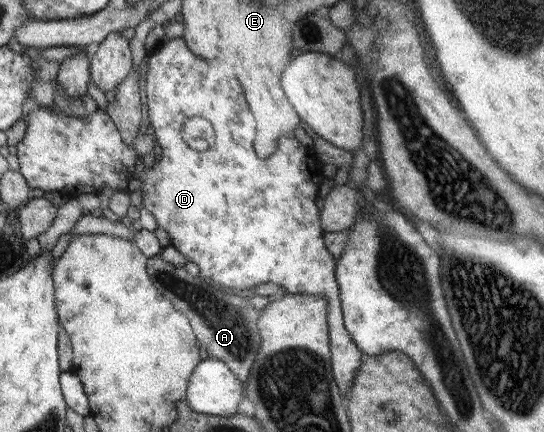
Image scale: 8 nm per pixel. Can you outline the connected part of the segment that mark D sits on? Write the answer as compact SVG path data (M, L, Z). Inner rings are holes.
M164 39L154 50L150 51L146 57L145 64L147 70L145 72L145 96L146 96L146 112L149 114L150 131L154 133L155 140L159 143L159 148L162 149L159 152L159 161L150 167L144 169L142 165L142 159L139 154L136 154L133 148L128 148L126 144L123 144L121 137L118 135L117 129L114 127L112 120L106 115L105 112L96 109L89 116L83 117L69 117L66 114L60 112L60 110L54 110L53 113L50 109L40 107L37 111L30 112L26 118L28 119L29 125L26 127L24 137L16 144L16 157L19 165L19 172L25 179L27 186L30 189L39 188L39 190L45 192L51 192L51 190L57 190L64 193L67 196L76 196L79 194L99 194L103 187L111 187L114 192L121 191L129 194L132 191L142 190L142 207L145 208L149 213L152 214L155 219L156 226L162 228L169 235L171 240L170 246L173 246L177 252L182 254L185 259L189 262L195 263L199 268L199 276L210 283L215 283L221 288L233 288L233 290L246 290L253 289L259 284L277 284L279 288L283 288L285 293L289 294L304 294L304 295L321 295L324 299L327 299L327 326L328 326L328 337L329 337L329 350L330 350L330 362L332 368L332 376L335 385L339 388L340 393L343 395L347 394L347 390L351 389L351 382L355 379L355 373L359 370L361 363L362 352L355 346L352 341L350 334L345 330L342 320L342 311L340 308L340 302L338 295L338 284L335 280L335 259L327 252L325 245L323 244L323 230L320 227L320 210L315 206L315 197L318 196L318 188L323 179L321 174L320 162L314 157L313 150L305 147L305 145L299 144L297 139L291 134L289 138L281 138L279 140L279 148L277 152L273 154L279 156L279 176L277 180L269 180L267 176L267 162L269 160L259 160L251 148L251 140L253 140L253 116L249 114L247 110L247 104L245 104L244 94L241 94L241 85L238 80L235 80L235 74L231 70L229 64L225 62L215 62L211 60L211 64L207 64L207 60L203 60L195 56L184 44L182 39L166 40ZM187 116L207 116L207 120L211 120L211 128L215 128L215 140L211 140L211 146L203 152L197 150L191 150L179 134L179 128L183 128L183 120L187 120Z

